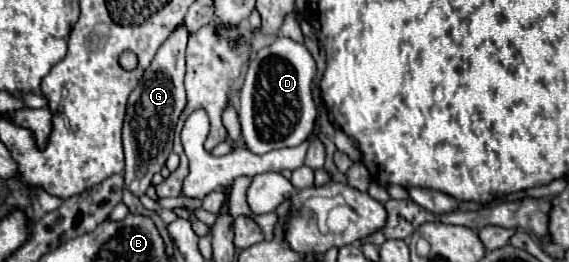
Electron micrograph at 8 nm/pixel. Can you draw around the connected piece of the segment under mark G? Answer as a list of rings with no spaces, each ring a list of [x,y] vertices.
[[[177,26],[171,36],[157,50],[151,66],[145,70],[139,86],[131,92],[127,102],[127,114],[123,124],[123,148],[125,148],[125,186],[135,196],[141,196],[151,186],[151,178],[165,166],[173,148],[175,122],[185,108],[185,46],[187,28]]]

